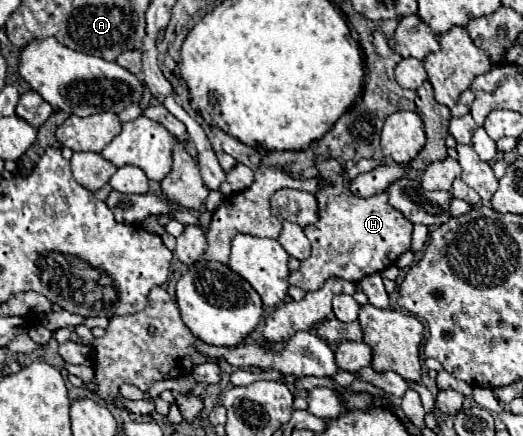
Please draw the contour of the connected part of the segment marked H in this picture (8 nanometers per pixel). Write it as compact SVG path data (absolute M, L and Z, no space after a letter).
M326 160L316 164L322 190L316 194L320 204L320 218L316 224L306 226L304 234L312 244L312 256L306 258L298 272L292 272L288 282L302 290L318 290L332 276L358 282L364 276L382 272L392 266L402 252L410 248L412 224L388 204L388 196L374 194L370 198L358 198L346 188L342 166L338 160Z

